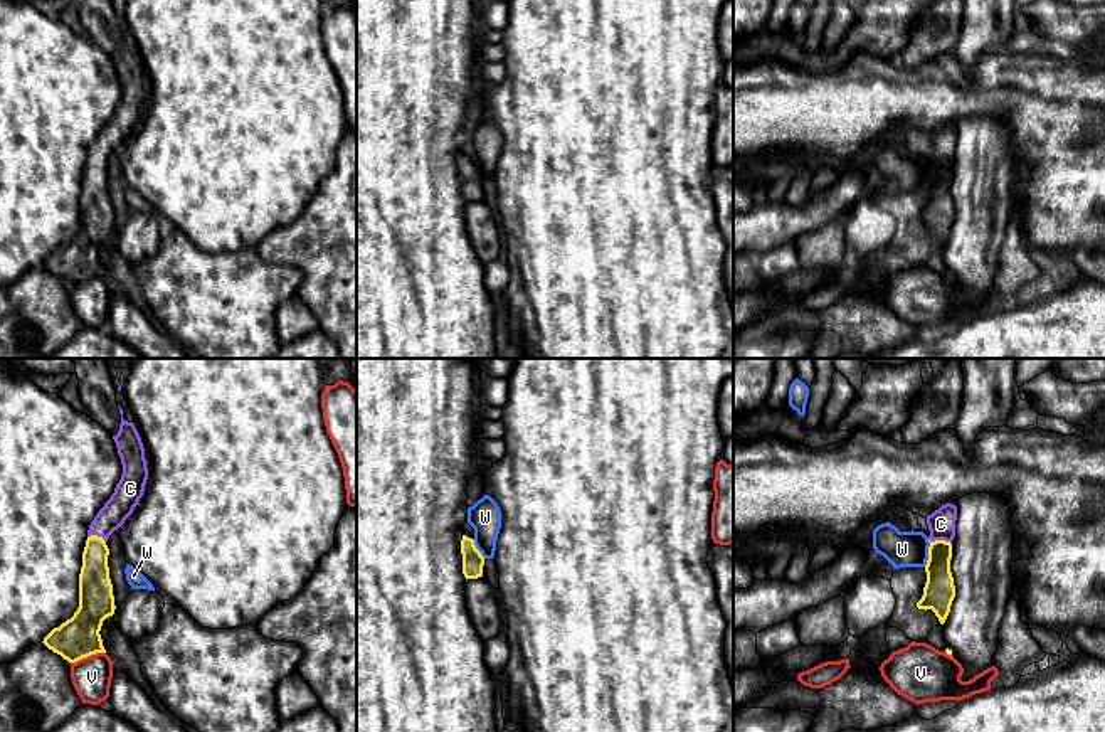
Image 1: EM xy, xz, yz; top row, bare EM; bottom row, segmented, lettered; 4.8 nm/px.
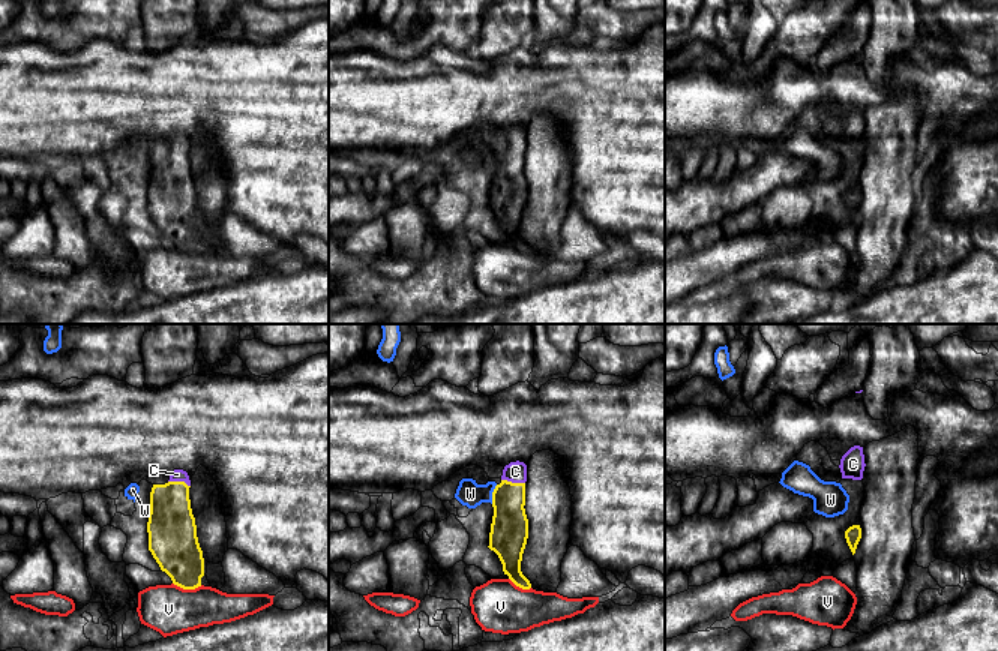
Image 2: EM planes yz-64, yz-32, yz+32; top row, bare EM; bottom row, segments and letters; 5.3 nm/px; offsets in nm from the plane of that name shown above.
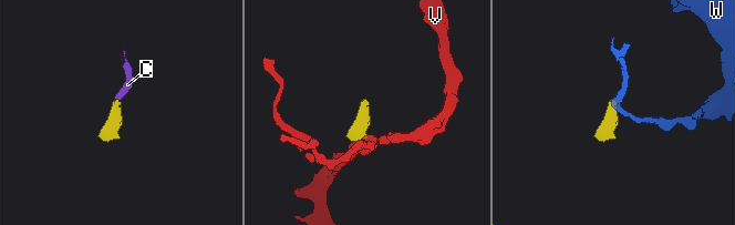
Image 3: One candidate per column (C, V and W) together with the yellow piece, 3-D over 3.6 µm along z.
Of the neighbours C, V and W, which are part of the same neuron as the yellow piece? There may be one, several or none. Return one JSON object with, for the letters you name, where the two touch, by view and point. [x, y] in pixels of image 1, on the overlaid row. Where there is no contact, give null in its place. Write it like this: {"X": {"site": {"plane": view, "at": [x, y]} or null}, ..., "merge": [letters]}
{"C": {"site": {"plane": "yz", "at": [941, 541]}}, "merge": ["C"]}

